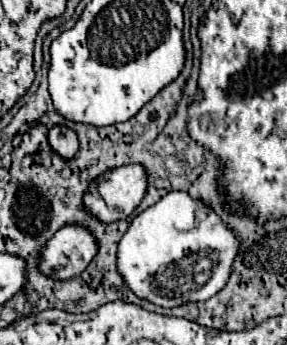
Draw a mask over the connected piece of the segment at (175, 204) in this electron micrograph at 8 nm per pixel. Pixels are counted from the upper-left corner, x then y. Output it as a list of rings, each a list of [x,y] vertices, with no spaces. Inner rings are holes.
[[[169,192],[157,204],[133,218],[129,230],[117,246],[117,272],[139,298],[155,306],[175,308],[187,302],[201,302],[215,296],[229,278],[233,258],[239,250],[235,234],[221,222],[221,218],[205,204],[195,202],[187,192]]]

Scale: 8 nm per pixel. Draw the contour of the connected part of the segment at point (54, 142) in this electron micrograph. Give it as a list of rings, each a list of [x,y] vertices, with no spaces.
[[[53,126],[47,134],[47,140],[53,152],[59,154],[63,160],[71,160],[79,150],[77,134],[67,126]]]

